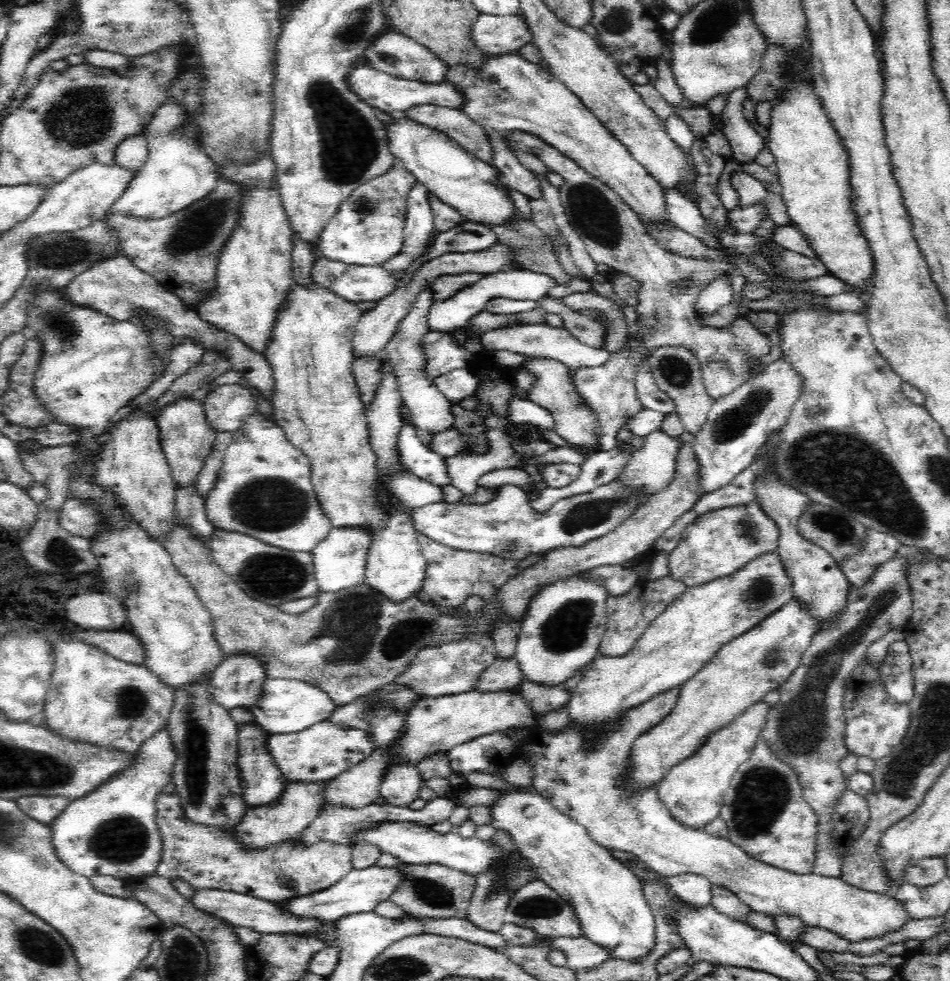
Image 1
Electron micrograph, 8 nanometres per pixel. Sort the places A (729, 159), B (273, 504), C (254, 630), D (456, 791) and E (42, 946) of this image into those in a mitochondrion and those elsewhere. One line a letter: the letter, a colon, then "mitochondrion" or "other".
A: other
B: mitochondrion
C: other
D: other
E: mitochondrion

